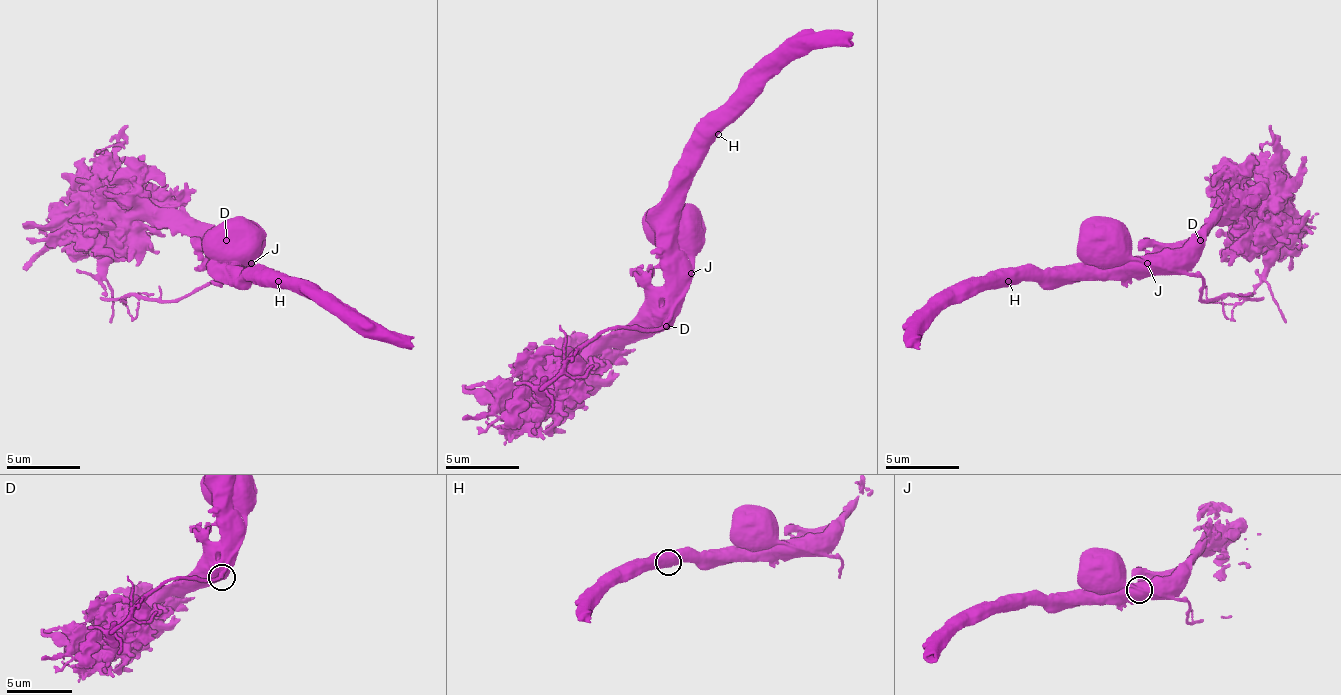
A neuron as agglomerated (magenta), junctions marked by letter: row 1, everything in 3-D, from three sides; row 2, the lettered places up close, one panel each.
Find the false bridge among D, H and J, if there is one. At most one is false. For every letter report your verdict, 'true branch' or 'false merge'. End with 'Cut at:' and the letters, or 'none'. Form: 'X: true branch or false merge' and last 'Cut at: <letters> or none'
D: true branch
H: true branch
J: false merge
Cut at: J

